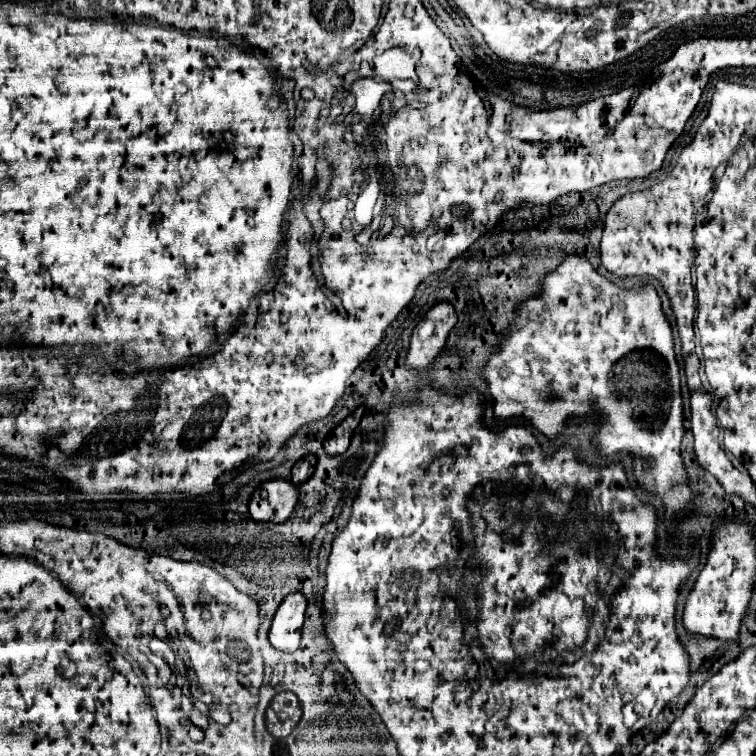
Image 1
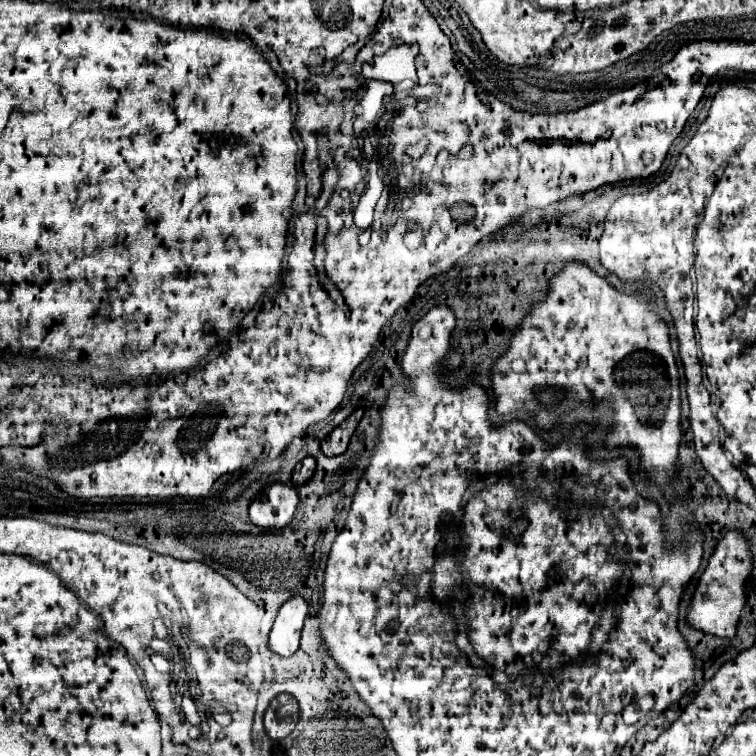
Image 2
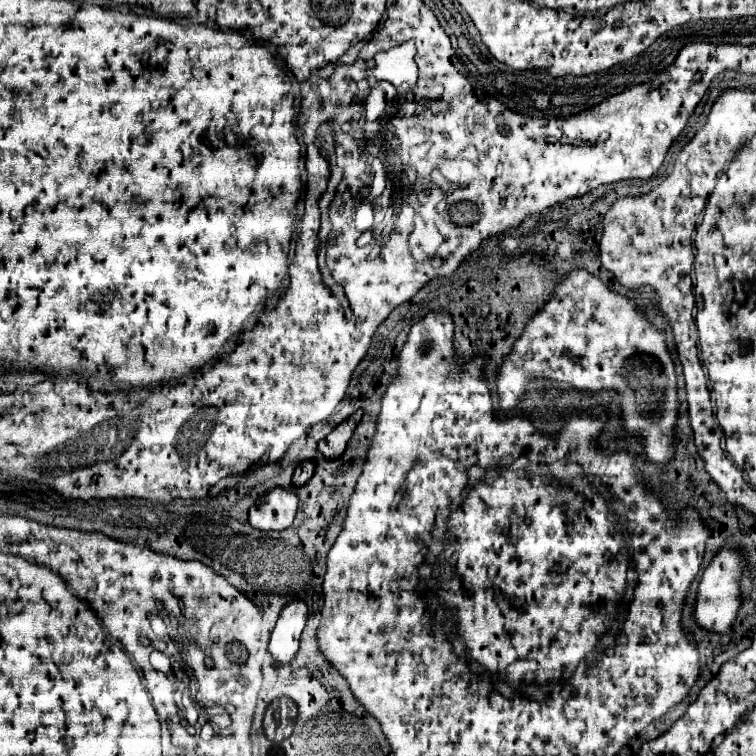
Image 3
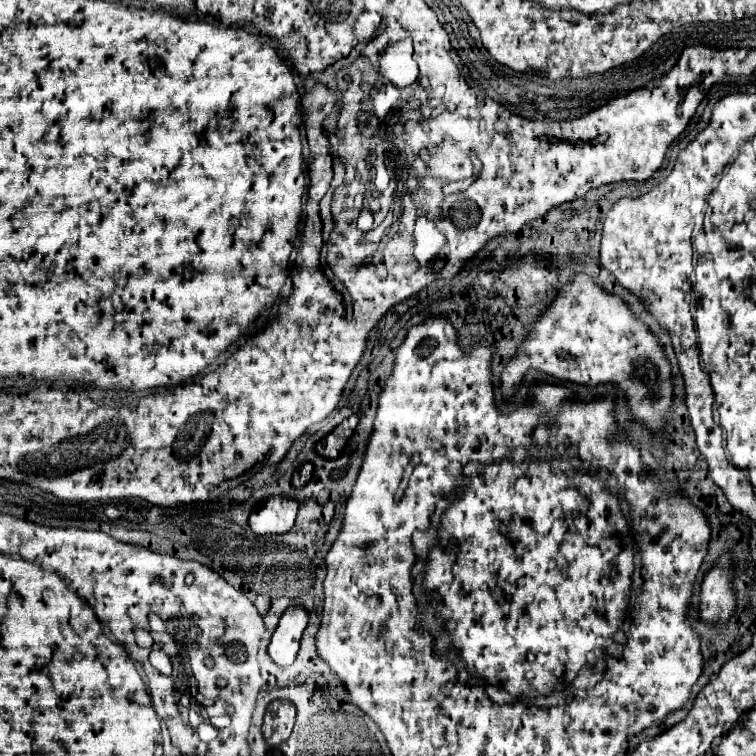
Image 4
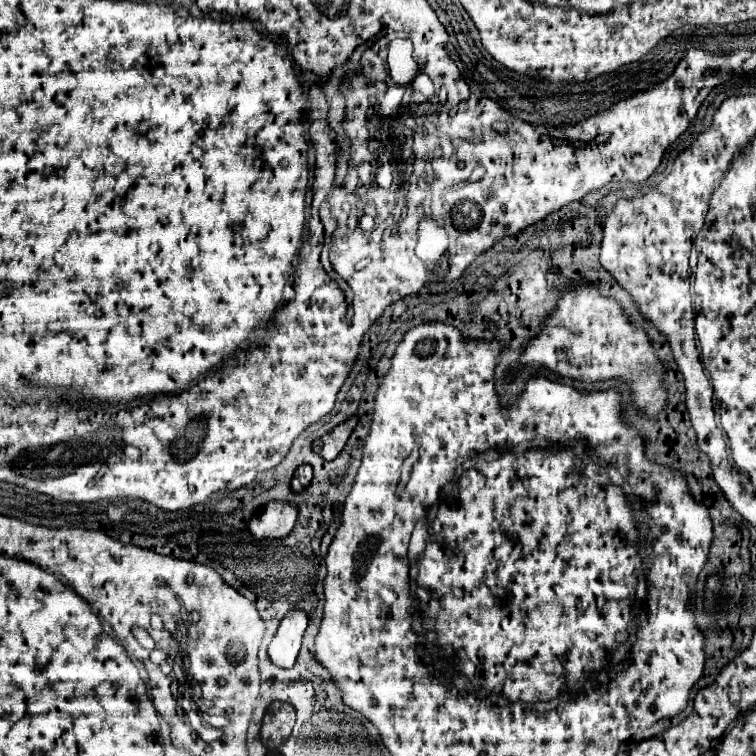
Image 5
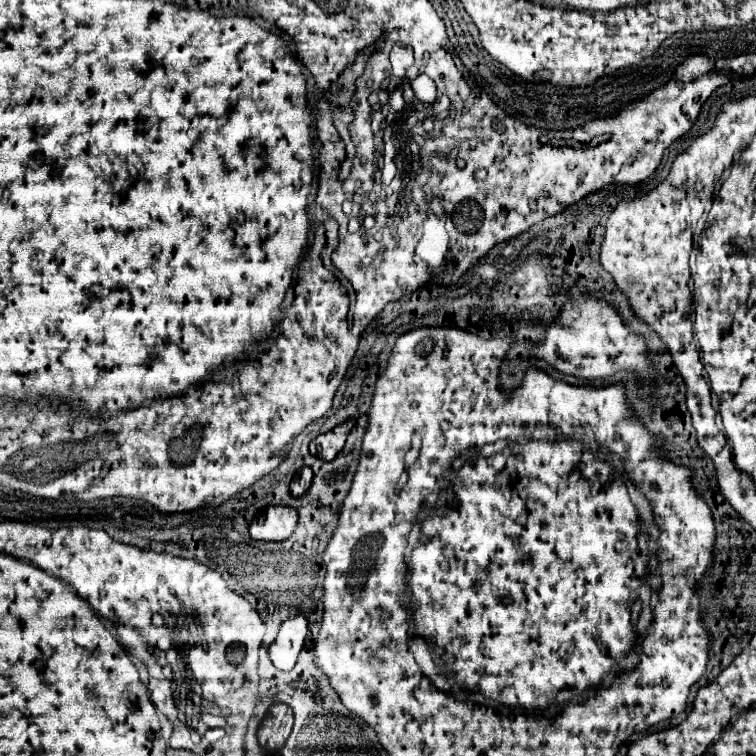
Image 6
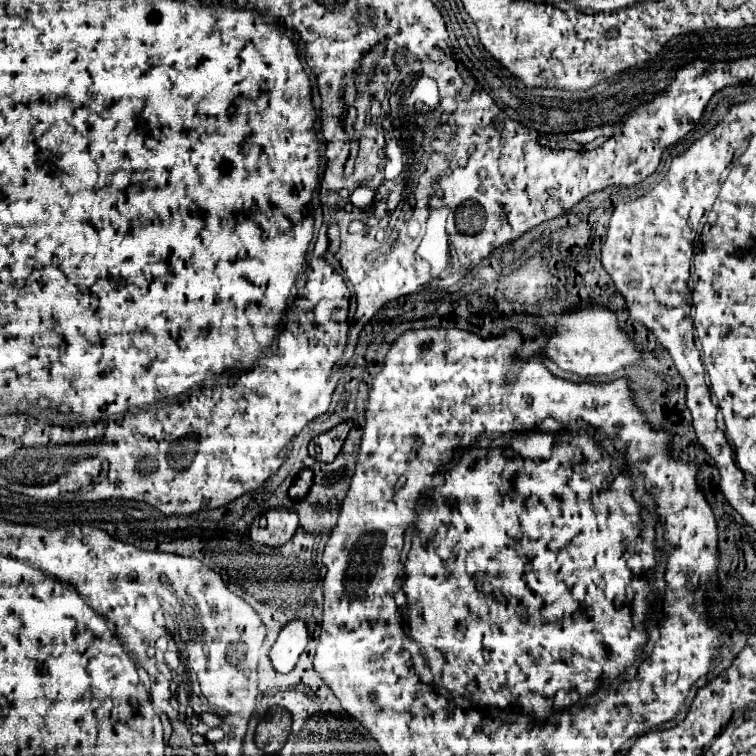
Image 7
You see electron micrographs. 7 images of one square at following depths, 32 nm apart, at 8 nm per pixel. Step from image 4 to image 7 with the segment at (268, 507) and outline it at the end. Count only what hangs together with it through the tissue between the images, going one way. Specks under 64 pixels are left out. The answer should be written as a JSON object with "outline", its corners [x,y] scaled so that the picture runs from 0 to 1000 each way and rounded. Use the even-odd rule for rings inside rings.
{"outline":[[[376,672],[354,675],[344,688],[336,688],[331,698],[331,714],[344,722],[373,722],[386,714],[394,698],[394,680]]]}

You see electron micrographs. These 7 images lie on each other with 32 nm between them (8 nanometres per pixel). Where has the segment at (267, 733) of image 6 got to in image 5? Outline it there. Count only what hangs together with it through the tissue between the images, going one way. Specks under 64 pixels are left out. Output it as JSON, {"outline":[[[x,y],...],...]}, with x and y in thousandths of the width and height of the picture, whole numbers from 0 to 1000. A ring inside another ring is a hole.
{"outline":[[[360,929],[352,939],[347,963],[344,963],[344,979],[352,989],[368,989],[373,987],[389,960],[389,937],[381,929]]]}

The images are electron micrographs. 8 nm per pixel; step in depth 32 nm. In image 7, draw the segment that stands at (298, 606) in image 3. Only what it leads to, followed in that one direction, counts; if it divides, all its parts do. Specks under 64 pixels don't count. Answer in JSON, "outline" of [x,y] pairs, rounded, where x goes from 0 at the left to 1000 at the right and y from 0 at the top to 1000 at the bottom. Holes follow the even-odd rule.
{"outline":[[[399,820],[381,823],[357,860],[360,884],[370,892],[381,892],[394,876],[397,865],[405,860],[405,854],[407,854],[405,825]]]}

